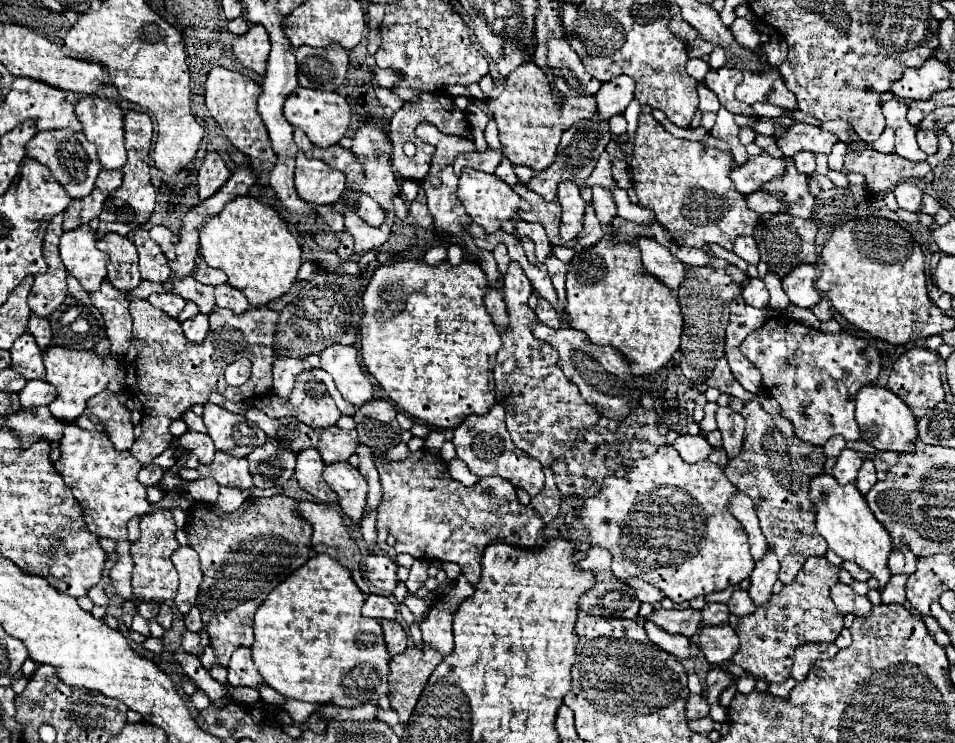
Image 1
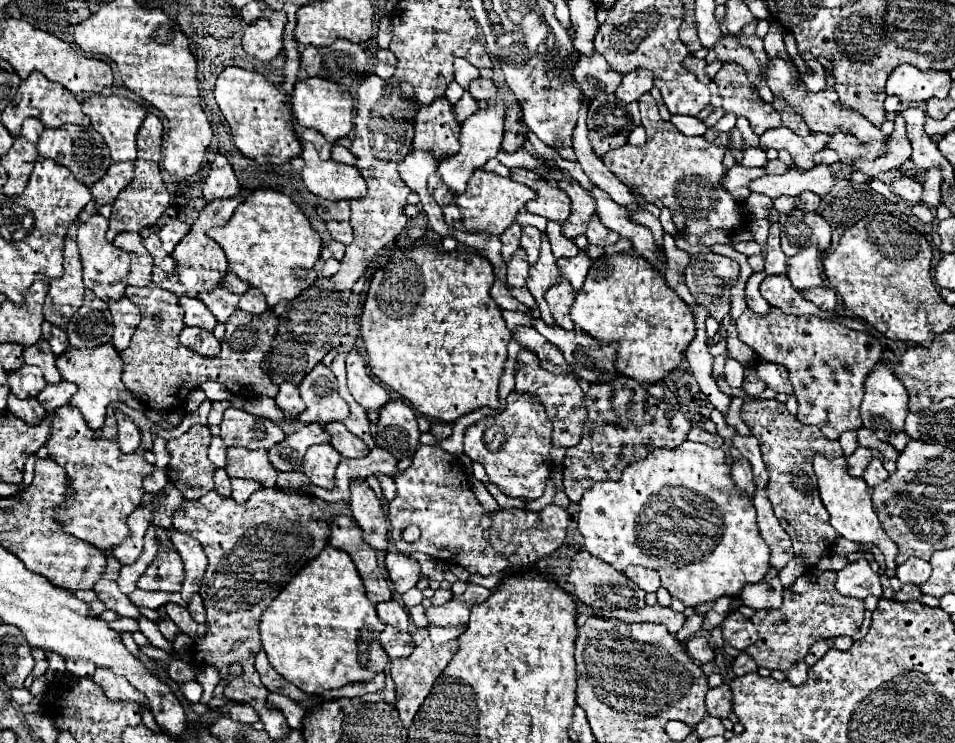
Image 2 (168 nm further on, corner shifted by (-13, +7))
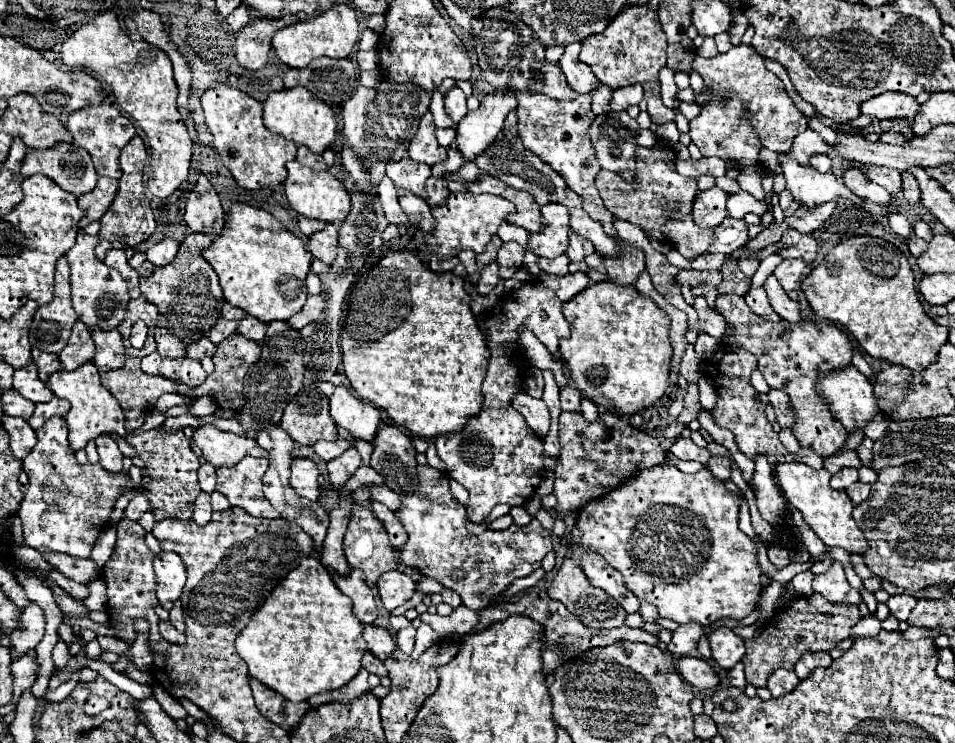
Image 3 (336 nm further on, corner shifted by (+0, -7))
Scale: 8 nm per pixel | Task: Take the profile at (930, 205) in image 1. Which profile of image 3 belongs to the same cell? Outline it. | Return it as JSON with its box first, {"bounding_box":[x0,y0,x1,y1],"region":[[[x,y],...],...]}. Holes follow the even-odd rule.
{"bounding_box":[901,171,921,205],"region":[[[905,171],[905,173],[901,173],[901,177],[903,177],[903,195],[905,195],[905,199],[907,199],[911,205],[919,203],[921,191],[919,191],[919,183],[917,183],[915,175],[911,175],[909,171]]]}

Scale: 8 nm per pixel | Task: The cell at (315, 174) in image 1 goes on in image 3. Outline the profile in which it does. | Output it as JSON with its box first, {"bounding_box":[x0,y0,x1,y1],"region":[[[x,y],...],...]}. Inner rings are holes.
{"bounding_box":[283,161,351,223],"region":[[[291,161],[287,163],[287,179],[283,185],[291,209],[295,209],[303,217],[319,219],[325,223],[343,223],[351,211],[351,201],[345,185],[329,171],[313,171],[297,161]]]}

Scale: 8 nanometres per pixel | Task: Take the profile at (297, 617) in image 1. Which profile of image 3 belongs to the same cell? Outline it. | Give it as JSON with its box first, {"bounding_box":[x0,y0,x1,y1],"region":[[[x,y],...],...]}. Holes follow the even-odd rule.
{"bounding_box":[235,557,365,703],"region":[[[303,557],[299,567],[285,575],[275,591],[265,599],[265,603],[253,613],[243,633],[235,639],[235,649],[239,657],[249,667],[249,675],[259,679],[269,689],[281,693],[285,699],[299,703],[307,701],[311,695],[333,691],[349,683],[361,669],[361,657],[365,655],[363,641],[363,623],[355,619],[351,611],[351,599],[347,599],[333,583],[329,571],[315,557]]]}

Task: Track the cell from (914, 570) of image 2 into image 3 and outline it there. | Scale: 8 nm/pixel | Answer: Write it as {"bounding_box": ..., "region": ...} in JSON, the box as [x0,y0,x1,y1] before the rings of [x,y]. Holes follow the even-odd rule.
{"bounding_box":[887,595,917,621],"region":[[[895,595],[895,597],[891,597],[891,599],[887,601],[887,607],[889,607],[891,615],[893,615],[897,621],[907,621],[907,617],[909,617],[909,613],[913,611],[915,603],[917,603],[917,601],[915,601],[913,597],[909,597],[909,595]]]}

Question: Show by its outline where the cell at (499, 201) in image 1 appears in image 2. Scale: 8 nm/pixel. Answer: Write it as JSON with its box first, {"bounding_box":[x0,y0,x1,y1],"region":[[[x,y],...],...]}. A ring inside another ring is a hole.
{"bounding_box":[456,169,536,235],"region":[[[476,169],[472,179],[468,181],[468,189],[456,197],[456,203],[462,211],[464,225],[468,231],[484,231],[490,235],[500,235],[516,217],[516,213],[530,201],[536,199],[536,193],[512,179],[500,177],[496,173],[488,173],[484,169]]]}

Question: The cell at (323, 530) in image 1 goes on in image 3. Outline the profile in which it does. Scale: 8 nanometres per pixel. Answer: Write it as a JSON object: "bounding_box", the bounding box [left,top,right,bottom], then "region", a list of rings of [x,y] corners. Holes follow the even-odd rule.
{"bounding_box":[333,569,377,625],"region":[[[353,569],[349,573],[349,577],[335,575],[333,581],[339,587],[339,591],[353,601],[353,613],[355,613],[355,617],[361,623],[365,623],[365,625],[373,623],[375,617],[377,617],[377,603],[375,603],[375,597],[373,597],[371,589],[365,583],[365,575],[361,571]]]}

